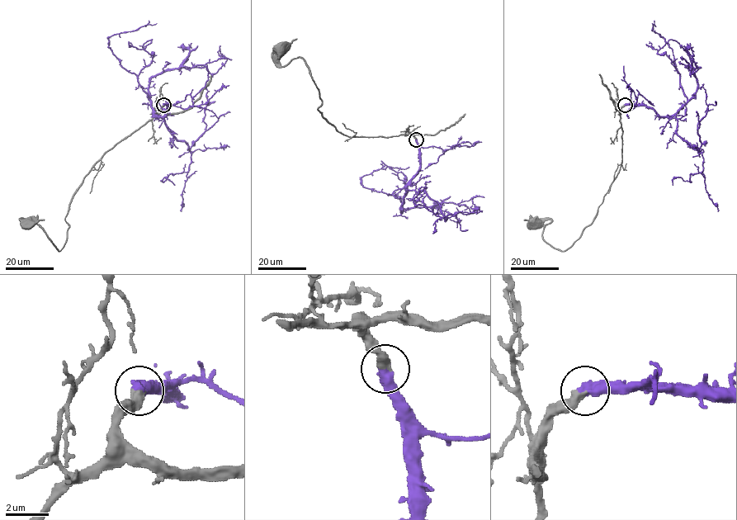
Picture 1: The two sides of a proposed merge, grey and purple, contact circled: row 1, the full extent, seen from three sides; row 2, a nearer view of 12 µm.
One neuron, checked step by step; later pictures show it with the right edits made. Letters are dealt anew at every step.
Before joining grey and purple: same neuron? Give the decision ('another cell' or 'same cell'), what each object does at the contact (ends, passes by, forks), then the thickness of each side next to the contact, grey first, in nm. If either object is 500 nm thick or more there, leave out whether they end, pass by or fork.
same cell | 400/550 nm

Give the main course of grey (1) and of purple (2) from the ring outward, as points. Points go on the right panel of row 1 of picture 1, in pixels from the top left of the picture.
1: (625, 104), (620, 120), (621, 163), (593, 220), (559, 251), (544, 239), (543, 228), (550, 219), (534, 226)
2: (625, 104), (646, 106), (661, 116), (672, 116), (687, 101), (673, 50), (660, 35), (652, 30), (652, 23)

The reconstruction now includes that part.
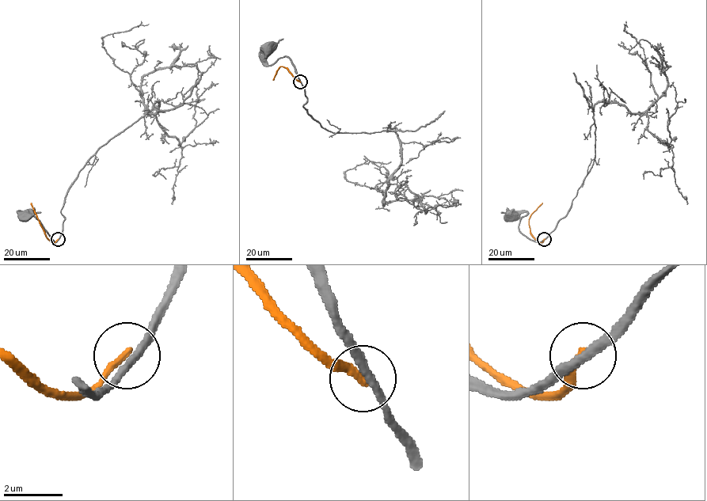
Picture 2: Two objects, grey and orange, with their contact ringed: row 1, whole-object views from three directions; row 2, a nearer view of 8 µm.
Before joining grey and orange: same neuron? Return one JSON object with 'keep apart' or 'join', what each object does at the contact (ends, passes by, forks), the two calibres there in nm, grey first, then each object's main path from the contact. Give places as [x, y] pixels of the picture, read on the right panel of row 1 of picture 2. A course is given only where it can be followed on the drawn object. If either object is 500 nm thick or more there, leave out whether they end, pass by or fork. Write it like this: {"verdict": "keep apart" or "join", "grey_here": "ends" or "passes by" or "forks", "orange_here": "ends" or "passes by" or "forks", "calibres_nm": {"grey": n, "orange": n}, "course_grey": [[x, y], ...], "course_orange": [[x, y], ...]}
{"verdict": "keep apart", "grey_here": "passes by", "orange_here": "ends", "calibres_nm": {"grey": 280, "orange": 280}, "course_grey": [[544, 239], [539, 242], [532, 241], [519, 229], [519, 220], [526, 212], [510, 216]], "course_orange": [[544, 239], [537, 241], [531, 234], [529, 225], [531, 214], [542, 203]]}

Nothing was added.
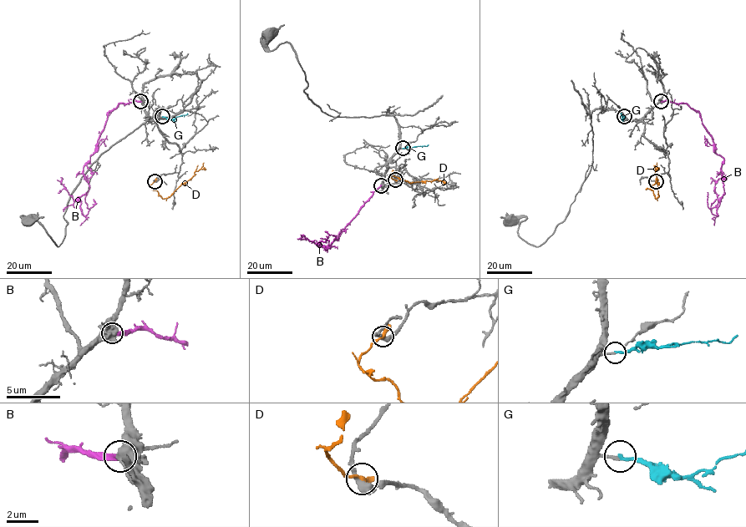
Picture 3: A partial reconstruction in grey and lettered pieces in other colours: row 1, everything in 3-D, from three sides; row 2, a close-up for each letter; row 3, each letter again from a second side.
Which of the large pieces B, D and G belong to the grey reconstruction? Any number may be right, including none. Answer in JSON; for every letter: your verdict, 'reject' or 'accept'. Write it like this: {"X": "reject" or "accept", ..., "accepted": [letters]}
{"B": "accept", "D": "reject", "G": "accept", "accepted": ["B", "G"]}

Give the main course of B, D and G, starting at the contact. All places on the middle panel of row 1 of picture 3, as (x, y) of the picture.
B: (381, 185), (330, 248), (319, 245), (329, 235), (326, 231)
D: (395, 179), (392, 175), (411, 183), (434, 179), (444, 180)
G: (402, 148), (428, 144)

